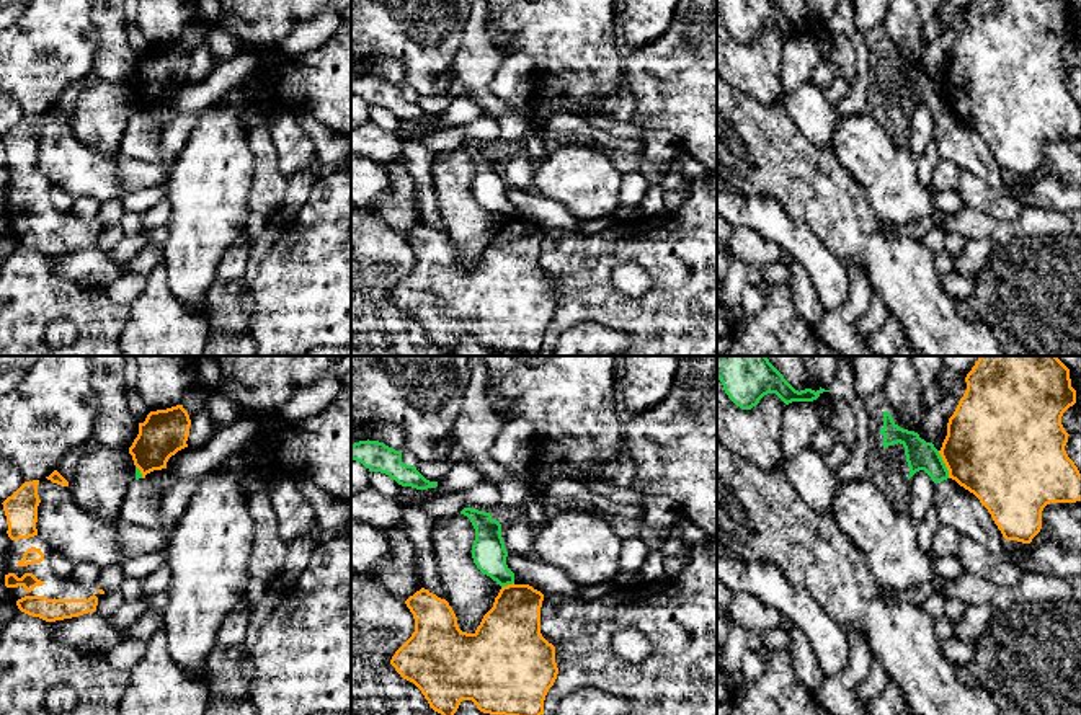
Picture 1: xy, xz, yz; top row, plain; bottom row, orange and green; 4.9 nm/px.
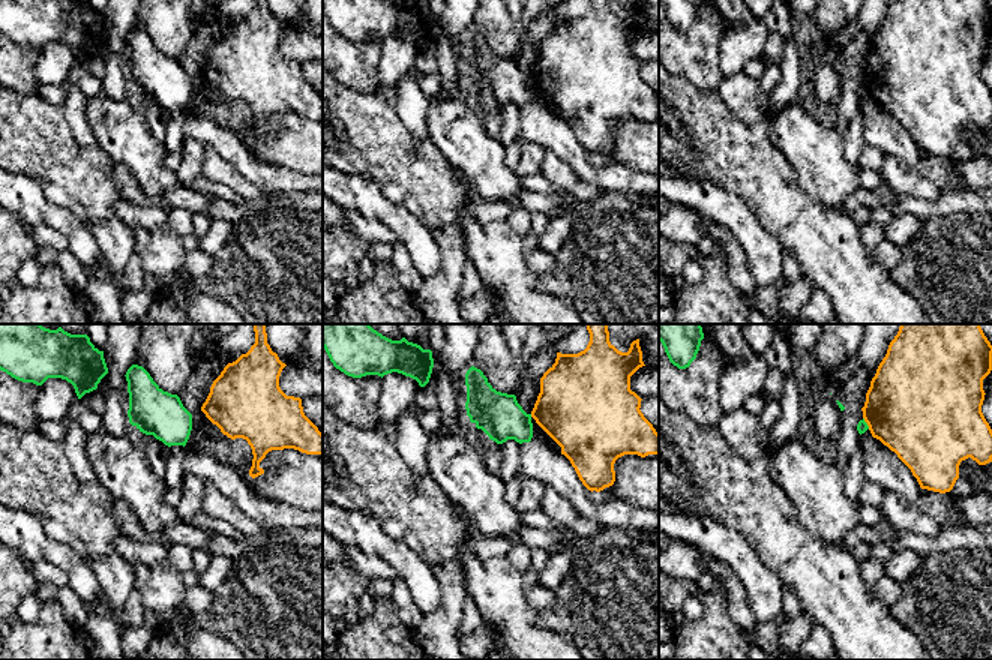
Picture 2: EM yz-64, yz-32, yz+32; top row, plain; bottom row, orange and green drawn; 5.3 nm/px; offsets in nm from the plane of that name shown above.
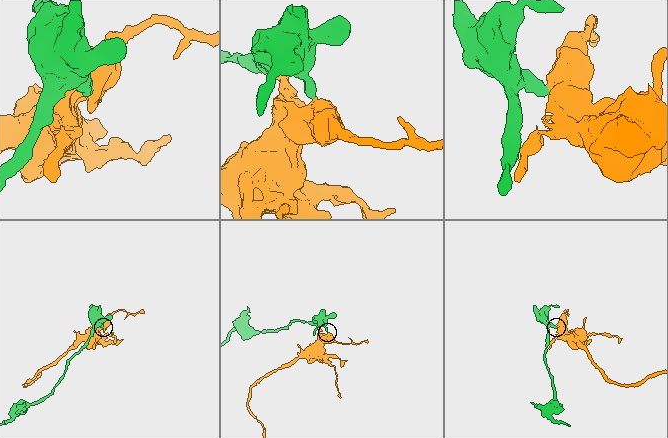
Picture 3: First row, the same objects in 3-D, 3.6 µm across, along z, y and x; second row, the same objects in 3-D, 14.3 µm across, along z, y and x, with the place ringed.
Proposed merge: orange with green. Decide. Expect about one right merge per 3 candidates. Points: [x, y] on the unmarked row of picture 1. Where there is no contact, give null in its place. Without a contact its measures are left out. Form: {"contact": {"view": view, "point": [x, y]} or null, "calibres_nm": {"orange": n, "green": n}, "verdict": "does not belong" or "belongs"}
{"contact": {"view": "yz", "point": [944, 97]}, "calibres_nm": {"orange": 480, "green": 140}, "verdict": "does not belong"}

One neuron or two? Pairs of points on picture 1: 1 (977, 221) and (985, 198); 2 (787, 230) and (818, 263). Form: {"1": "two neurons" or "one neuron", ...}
{"1": "two neurons", "2": "one neuron"}

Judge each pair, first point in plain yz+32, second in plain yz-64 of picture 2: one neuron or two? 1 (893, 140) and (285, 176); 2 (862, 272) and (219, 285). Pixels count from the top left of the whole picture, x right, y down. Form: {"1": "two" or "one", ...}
{"1": "one", "2": "two"}

